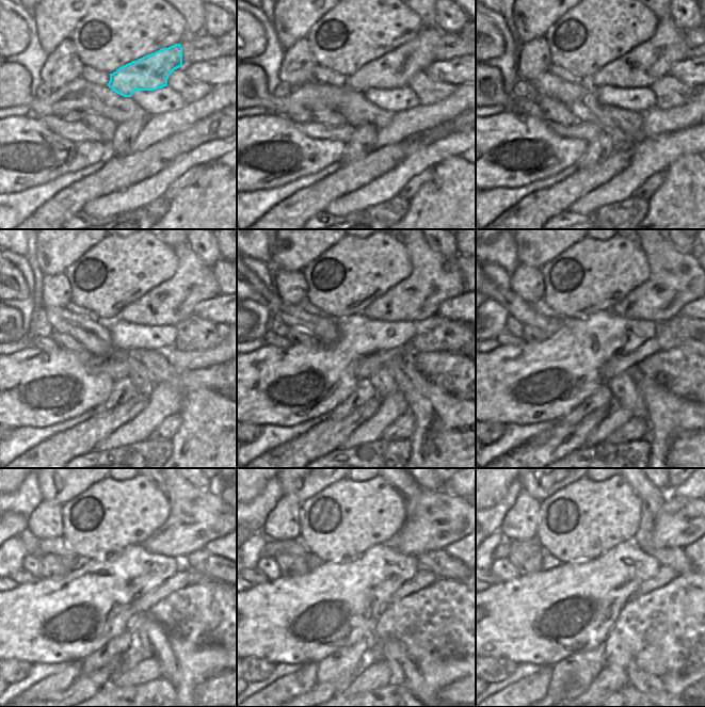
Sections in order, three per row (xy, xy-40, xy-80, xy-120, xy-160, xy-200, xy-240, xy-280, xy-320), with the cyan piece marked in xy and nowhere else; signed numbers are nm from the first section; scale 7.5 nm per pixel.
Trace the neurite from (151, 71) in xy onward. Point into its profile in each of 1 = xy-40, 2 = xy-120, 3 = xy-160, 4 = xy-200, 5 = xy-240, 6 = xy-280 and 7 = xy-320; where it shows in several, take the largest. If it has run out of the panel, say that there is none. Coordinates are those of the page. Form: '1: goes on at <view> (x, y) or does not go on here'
1: goes on at xy-40 (395, 69)
2: goes on at xy-120 (175, 300)
3: goes on at xy-160 (435, 277)
4: goes on at xy-200 (676, 278)
5: goes on at xy-240 (197, 516)
6: goes on at xy-280 (439, 518)
7: goes on at xy-320 (681, 521)

